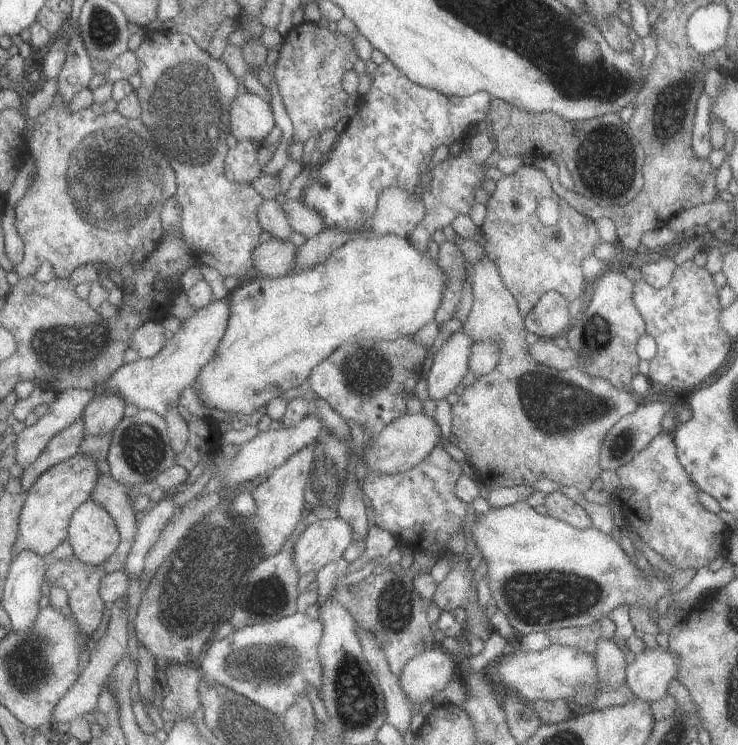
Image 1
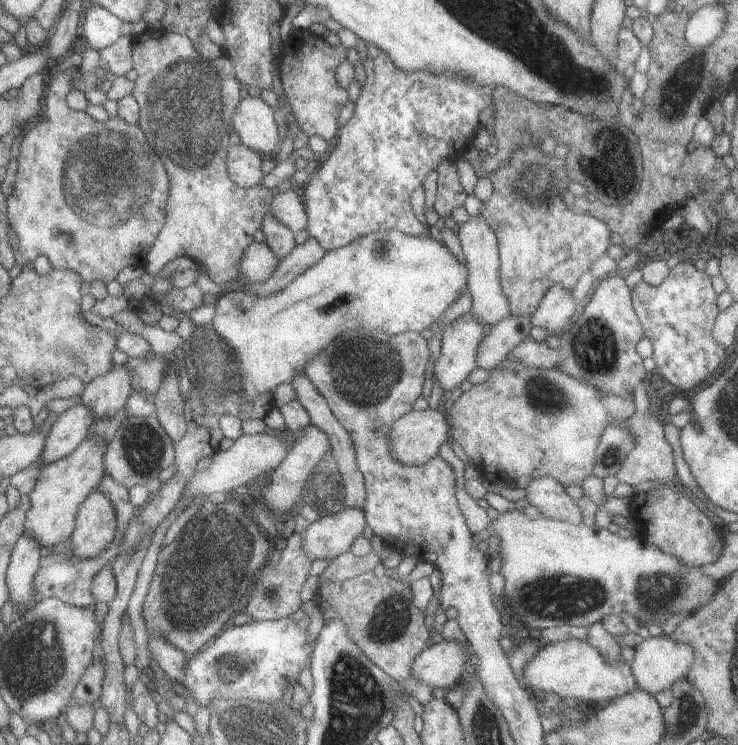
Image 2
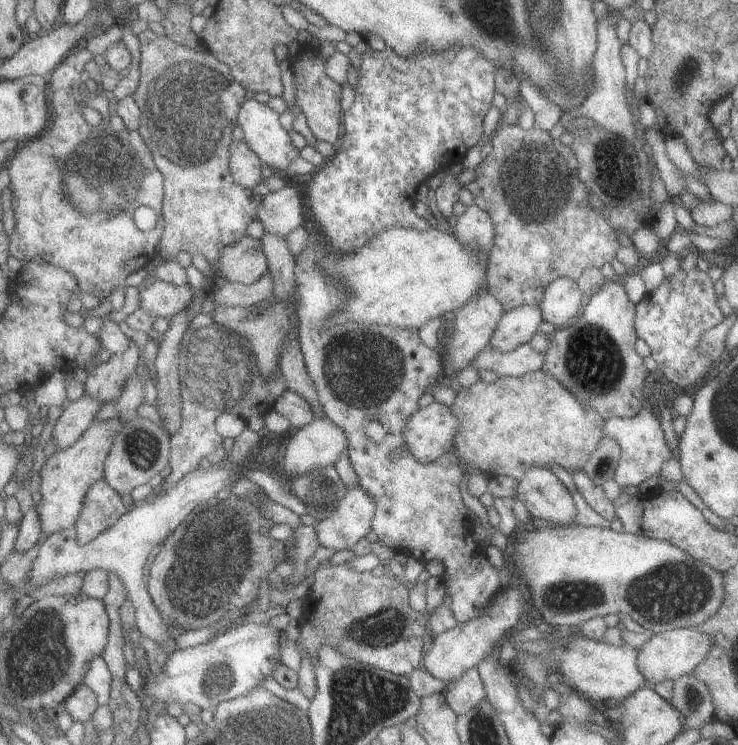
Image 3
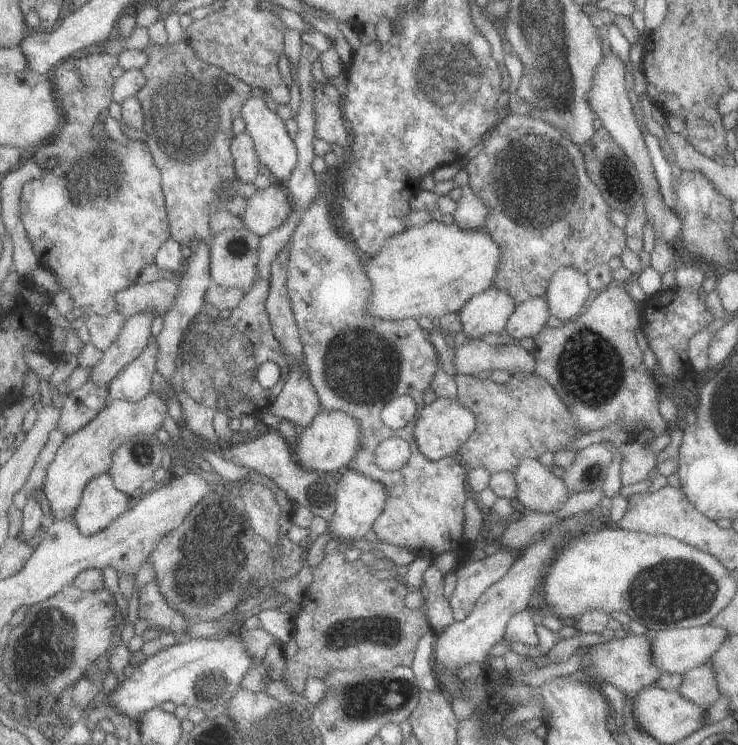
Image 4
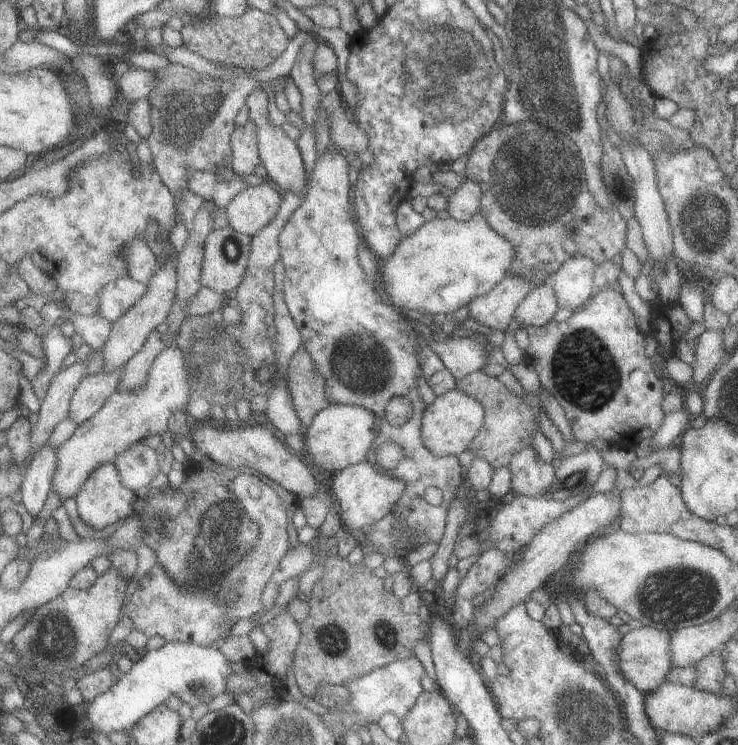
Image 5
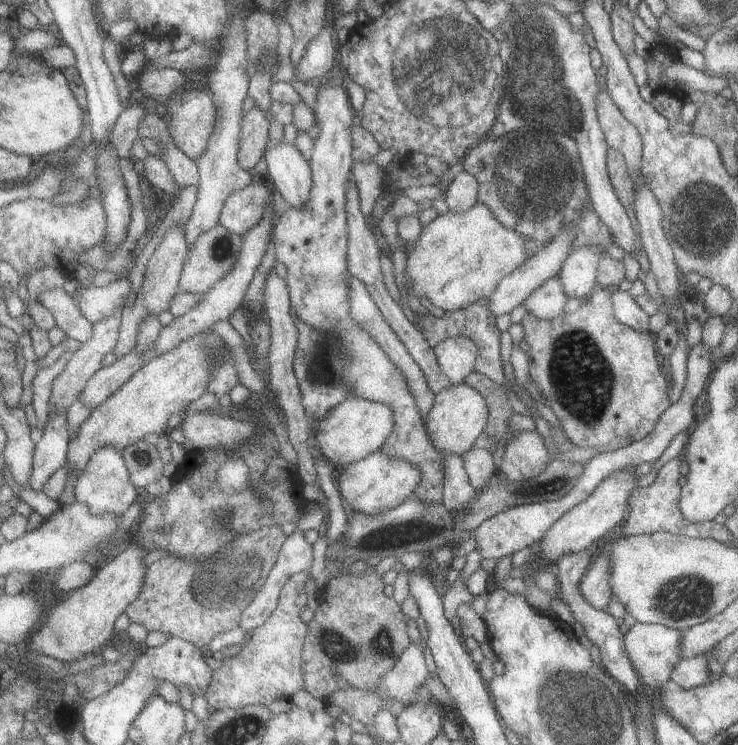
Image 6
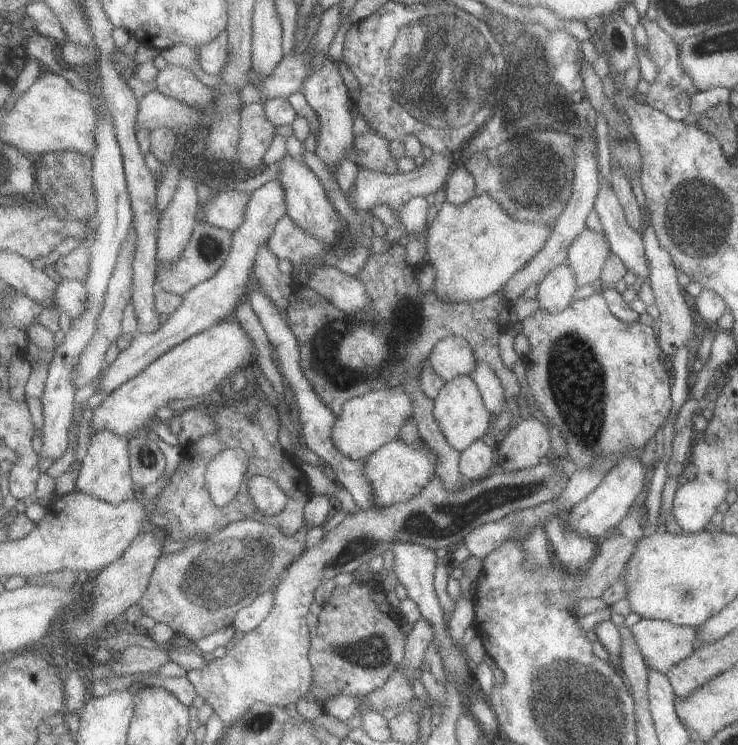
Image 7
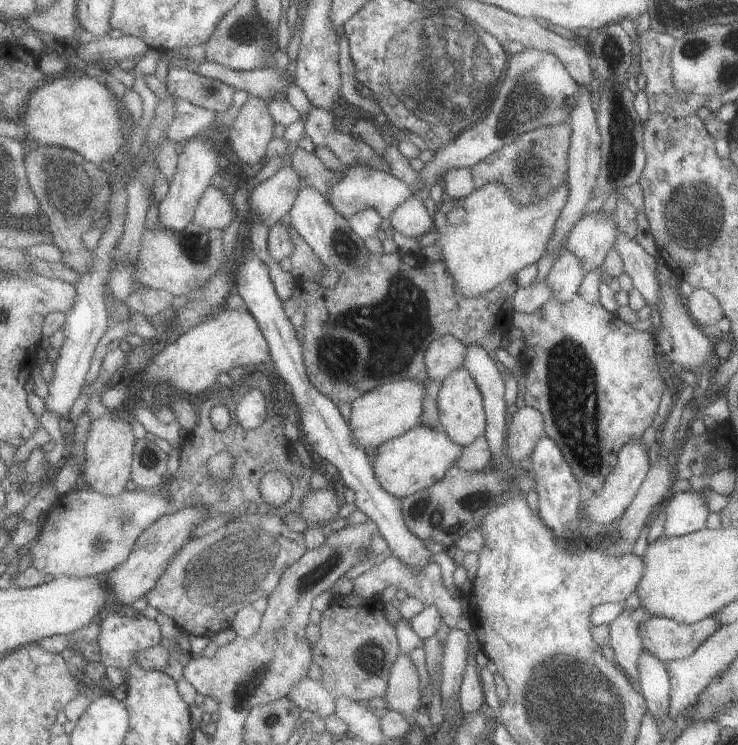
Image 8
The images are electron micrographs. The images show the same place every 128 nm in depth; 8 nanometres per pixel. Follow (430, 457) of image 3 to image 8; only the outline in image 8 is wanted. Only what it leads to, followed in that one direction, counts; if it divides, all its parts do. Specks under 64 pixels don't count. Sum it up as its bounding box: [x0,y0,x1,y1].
[437,367,487,447]

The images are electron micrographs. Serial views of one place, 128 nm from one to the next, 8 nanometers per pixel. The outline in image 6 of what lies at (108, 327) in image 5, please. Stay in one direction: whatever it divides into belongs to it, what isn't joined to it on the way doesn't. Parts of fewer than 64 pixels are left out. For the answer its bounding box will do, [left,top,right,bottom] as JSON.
[38,288,95,344]

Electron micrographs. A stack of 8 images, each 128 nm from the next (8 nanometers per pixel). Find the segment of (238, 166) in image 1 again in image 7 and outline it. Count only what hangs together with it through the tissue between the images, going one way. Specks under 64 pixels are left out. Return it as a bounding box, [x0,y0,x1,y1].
[238,100,277,171]

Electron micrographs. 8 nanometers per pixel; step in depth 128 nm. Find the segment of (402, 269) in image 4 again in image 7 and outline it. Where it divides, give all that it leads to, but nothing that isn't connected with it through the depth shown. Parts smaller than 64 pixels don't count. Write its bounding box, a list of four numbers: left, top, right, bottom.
[424,193,553,302]

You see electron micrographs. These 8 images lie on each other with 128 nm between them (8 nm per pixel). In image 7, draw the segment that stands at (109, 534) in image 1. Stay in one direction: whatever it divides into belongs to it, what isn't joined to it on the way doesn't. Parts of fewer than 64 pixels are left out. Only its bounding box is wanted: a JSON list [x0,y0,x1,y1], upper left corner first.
[77,429,139,505]

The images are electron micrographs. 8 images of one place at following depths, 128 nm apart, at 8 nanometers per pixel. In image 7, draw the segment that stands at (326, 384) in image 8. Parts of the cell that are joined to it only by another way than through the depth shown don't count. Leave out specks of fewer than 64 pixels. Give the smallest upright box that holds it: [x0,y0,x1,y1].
[285,242,521,417]

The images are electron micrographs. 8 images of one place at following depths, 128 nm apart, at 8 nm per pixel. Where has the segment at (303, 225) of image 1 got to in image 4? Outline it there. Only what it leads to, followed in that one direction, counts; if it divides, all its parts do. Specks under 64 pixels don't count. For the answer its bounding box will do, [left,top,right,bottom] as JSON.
[238,185,292,238]

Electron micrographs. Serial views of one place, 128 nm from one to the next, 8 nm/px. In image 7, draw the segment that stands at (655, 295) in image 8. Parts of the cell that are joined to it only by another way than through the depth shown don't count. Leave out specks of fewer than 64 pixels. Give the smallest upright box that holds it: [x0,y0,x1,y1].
[593,170,649,281]

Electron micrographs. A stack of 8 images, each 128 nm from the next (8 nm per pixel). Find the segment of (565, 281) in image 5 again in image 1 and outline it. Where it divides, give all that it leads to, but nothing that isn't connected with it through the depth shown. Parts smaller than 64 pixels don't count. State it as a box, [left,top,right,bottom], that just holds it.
[524,290,572,339]

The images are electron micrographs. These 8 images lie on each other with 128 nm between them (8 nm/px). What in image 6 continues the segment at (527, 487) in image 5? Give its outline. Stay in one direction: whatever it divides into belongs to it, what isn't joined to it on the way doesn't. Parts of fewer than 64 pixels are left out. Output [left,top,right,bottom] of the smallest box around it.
[500,428,549,482]

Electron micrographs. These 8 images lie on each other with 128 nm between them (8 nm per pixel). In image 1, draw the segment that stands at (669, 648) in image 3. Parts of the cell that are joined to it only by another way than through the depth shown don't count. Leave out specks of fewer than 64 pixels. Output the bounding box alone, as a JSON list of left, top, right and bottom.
[625,645,681,704]

